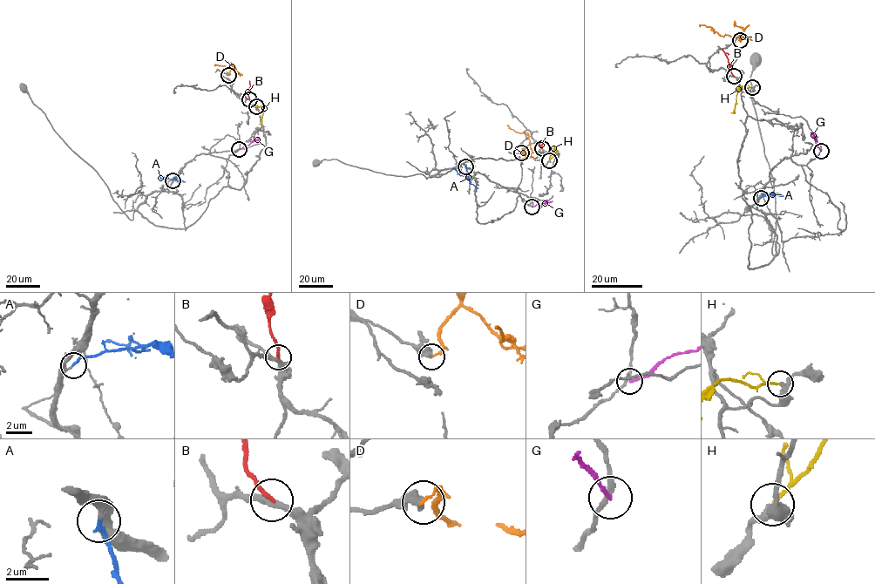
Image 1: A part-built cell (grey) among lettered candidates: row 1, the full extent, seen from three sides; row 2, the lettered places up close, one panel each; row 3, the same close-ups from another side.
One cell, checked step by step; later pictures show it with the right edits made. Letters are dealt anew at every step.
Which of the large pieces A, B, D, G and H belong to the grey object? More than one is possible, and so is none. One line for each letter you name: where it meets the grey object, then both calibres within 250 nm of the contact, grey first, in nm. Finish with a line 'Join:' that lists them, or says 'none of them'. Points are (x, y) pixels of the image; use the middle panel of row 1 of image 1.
A: meets grey at (465, 166); 200 nm thick on the grey side, 220 nm on the other
Join: A

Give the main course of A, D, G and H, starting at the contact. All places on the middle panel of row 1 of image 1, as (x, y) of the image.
A: (464, 166), (467, 179), (478, 188)
D: (521, 152), (529, 155), (532, 152), (528, 136), (515, 132), (507, 125)
G: (532, 207), (552, 200)
H: (549, 160), (558, 151), (553, 146)

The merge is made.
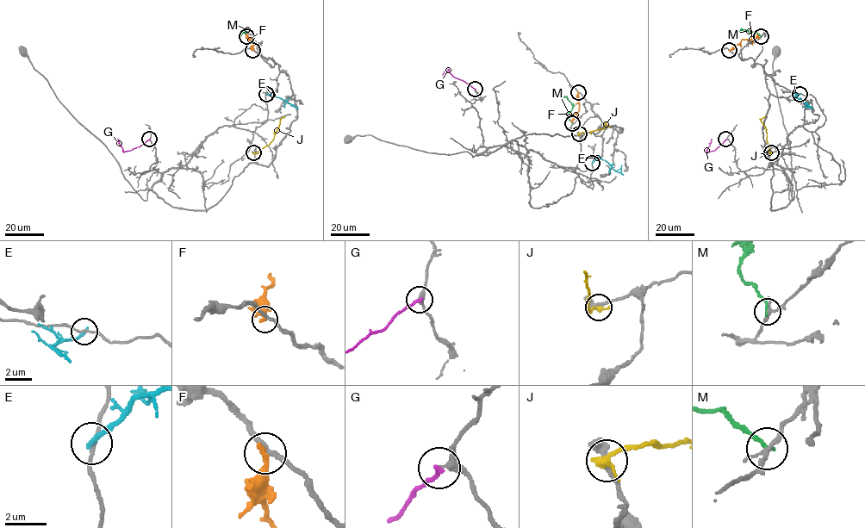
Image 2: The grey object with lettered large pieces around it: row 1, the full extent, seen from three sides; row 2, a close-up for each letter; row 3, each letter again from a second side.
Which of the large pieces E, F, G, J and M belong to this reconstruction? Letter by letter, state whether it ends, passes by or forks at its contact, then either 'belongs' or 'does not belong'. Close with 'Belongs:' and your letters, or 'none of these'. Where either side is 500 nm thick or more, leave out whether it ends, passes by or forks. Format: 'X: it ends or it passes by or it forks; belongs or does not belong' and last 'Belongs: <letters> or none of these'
E: it ends; does not belong
F: it ends; does not belong
G: it ends; belongs
J: it ends; does not belong
M: it ends; does not belong
Belongs: G

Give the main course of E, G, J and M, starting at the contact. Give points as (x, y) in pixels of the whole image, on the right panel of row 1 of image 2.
E: (799, 94), (795, 96), (810, 106), (802, 107)
G: (725, 139), (714, 150), (708, 152), (712, 139)
J: (771, 152), (766, 128), (761, 120), (764, 116)
M: (761, 36), (745, 29), (737, 31), (733, 36)

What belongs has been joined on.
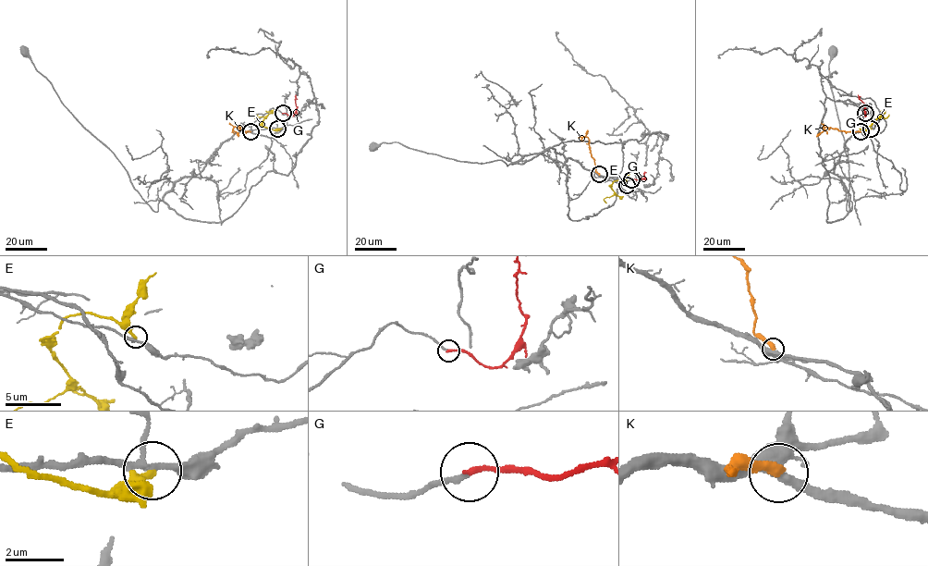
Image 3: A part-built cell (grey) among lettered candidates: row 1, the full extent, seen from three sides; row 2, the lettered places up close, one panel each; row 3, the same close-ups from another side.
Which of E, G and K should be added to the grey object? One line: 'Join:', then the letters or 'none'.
Join: G

